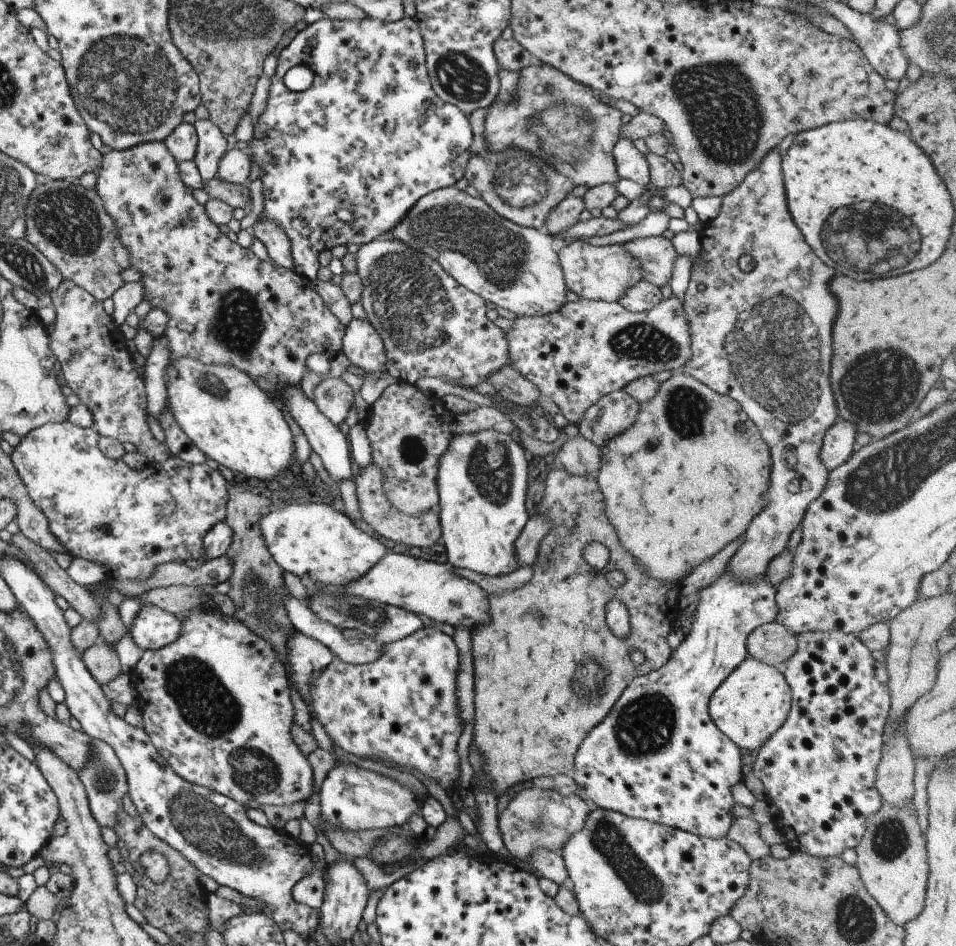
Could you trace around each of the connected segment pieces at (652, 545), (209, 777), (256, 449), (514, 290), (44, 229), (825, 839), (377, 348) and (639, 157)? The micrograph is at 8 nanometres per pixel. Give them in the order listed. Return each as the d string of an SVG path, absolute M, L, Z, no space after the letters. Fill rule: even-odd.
M685 372L671 374L667 380L659 383L659 390L655 392L655 396L651 400L638 405L639 410L631 427L615 438L611 438L600 448L599 470L594 474L594 477L603 496L603 512L605 512L611 526L615 528L619 544L635 558L635 562L645 570L645 574L649 578L665 580L665 582L674 584L677 583L677 580L684 579L701 562L710 559L713 554L717 554L731 540L743 535L749 522L765 508L767 502L761 496L765 490L769 490L767 486L769 486L771 474L770 450L767 444L761 440L757 427L749 420L738 402L713 392L702 382L695 380Z
M191 609L187 616L180 617L180 623L179 636L163 648L142 651L131 672L136 692L139 694L136 705L139 706L141 716L143 716L142 729L149 736L149 740L155 746L155 750L159 752L159 756L185 782L197 784L223 796L229 796L231 800L239 802L243 807L250 805L258 808L263 805L283 806L307 801L309 796L313 794L313 772L309 762L291 738L290 728L293 724L293 706L291 706L291 698L289 698L290 680L287 679L288 670L286 665L277 660L271 644L267 644L263 640L260 632L251 632L245 624L233 620L232 617L226 614L214 616L200 612L200 610Z
M189 356L167 362L163 382L166 392L166 409L171 412L185 436L205 454L207 460L224 466L235 474L247 478L271 480L289 468L294 457L293 436L275 400L263 392L247 374L227 364L203 364Z
M455 185L424 194L387 237L427 254L457 284L513 314L543 316L566 303L567 288L558 256L551 248L552 236L501 218L481 197L474 198Z
M67 179L49 180L33 188L24 211L24 239L57 268L63 279L77 284L98 301L111 298L125 284L120 273L131 266L129 252L123 248L117 228L94 188L85 189Z
M807 631L796 634L796 638L797 648L795 648L793 656L789 660L785 660L785 671L782 674L790 690L791 702L789 712L783 724L759 747L759 752L757 752L757 757L750 771L763 784L766 800L779 810L776 825L779 832L783 834L788 848L792 852L803 853L811 857L815 856L816 859L820 857L834 860L839 858L845 848L857 846L865 830L865 818L871 816L873 812L877 812L879 806L881 806L882 798L877 790L875 790L874 778L877 763L881 760L882 728L884 727L891 702L887 686L887 671L885 670L884 663L880 663L871 657L870 651L861 644L856 635L845 634L841 631Z
M352 318L345 326L341 352L351 366L362 370L363 378L367 374L381 378L386 372L383 343L367 320Z
M629 138L617 139L613 145L613 160L618 178L627 178L642 188L651 182L647 161Z

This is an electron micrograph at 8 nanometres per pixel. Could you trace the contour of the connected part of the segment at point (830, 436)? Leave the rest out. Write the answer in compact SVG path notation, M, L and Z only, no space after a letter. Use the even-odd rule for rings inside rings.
M840 417L827 428L822 438L819 460L828 471L838 467L851 456L856 432L851 422L845 422Z

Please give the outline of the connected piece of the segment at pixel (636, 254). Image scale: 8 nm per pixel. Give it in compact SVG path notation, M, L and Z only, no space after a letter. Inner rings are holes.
M653 235L633 238L619 246L623 246L623 250L629 251L629 254L639 262L644 280L651 282L657 288L669 282L673 262L677 256L669 239L662 235Z

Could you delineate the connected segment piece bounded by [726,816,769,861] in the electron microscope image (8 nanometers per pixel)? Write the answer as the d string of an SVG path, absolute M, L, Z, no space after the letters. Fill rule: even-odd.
M733 817L726 836L731 842L739 844L750 860L765 858L769 855L769 846L759 836L759 825L753 817Z

